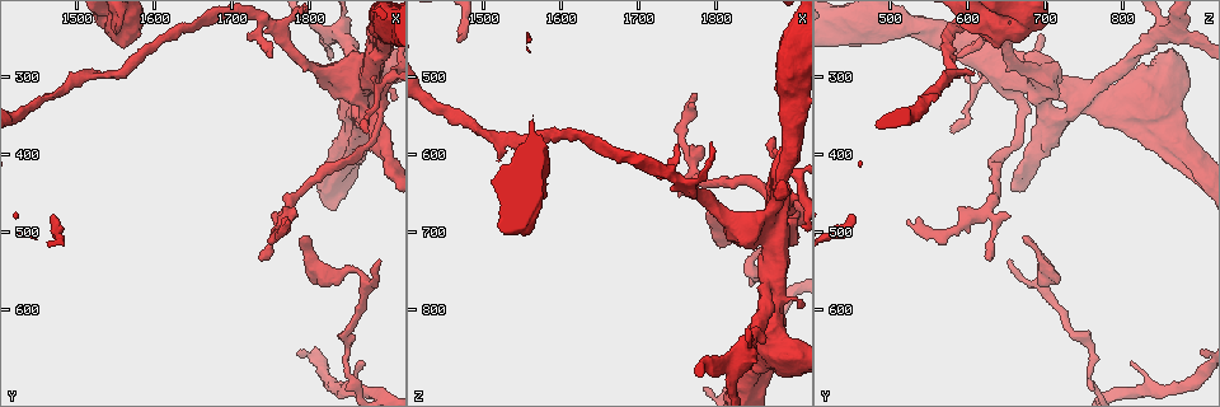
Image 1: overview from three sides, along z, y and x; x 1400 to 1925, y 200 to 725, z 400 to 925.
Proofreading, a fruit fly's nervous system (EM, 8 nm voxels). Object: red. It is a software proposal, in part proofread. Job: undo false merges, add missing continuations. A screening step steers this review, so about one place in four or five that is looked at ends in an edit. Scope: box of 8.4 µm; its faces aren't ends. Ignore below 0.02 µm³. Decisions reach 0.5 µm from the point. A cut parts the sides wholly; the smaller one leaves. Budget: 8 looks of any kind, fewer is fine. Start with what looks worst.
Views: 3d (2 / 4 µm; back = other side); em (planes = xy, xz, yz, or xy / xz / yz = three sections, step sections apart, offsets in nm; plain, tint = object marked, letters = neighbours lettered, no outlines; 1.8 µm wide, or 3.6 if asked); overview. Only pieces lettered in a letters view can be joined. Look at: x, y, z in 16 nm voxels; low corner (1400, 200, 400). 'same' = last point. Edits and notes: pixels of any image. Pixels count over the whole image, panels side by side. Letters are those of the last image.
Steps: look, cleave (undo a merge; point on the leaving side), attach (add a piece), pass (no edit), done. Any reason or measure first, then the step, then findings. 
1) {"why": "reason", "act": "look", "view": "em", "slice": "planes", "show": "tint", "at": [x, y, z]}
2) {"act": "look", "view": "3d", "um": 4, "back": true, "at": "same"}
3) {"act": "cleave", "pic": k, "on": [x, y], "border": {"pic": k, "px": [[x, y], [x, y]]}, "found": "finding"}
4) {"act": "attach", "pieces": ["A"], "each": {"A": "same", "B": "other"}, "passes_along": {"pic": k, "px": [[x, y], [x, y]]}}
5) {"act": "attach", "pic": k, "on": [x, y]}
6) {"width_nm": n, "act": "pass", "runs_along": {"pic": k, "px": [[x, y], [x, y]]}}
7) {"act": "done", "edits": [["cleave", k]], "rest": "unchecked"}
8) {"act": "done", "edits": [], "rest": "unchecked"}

{"why": "four arms meet", "act": "look", "view": "em", "um": 3.6, "slice": "planes", "show": "tint", "at": [1820, 245, 870]}

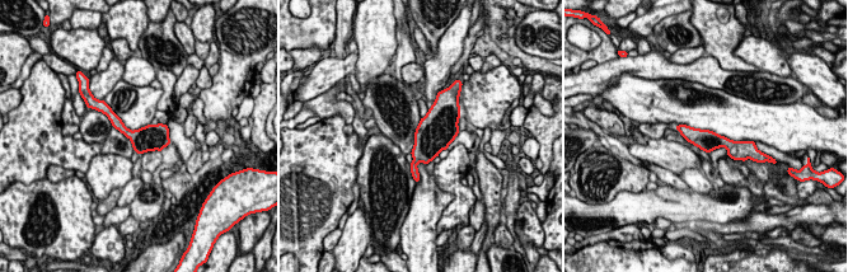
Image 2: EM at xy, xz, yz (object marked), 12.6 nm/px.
{"act": "look", "view": "em", "um": 3.6, "slice": "planes", "show": "letters", "at": "same"}

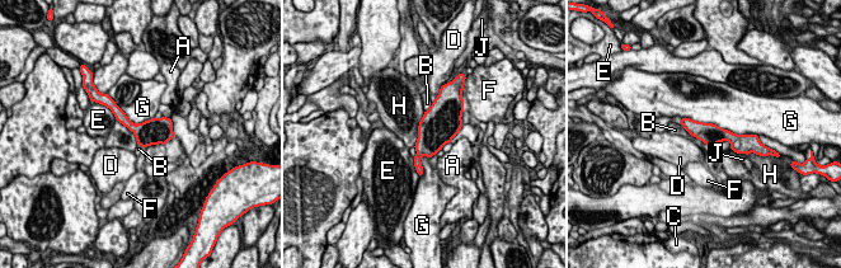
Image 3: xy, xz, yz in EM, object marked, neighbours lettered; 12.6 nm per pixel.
{"act": "pass", "each": {"A": "other", "B": "other", "C": "other", "D": "other", "E": "other", "F": "other", "G": "other", "H": "other", "J": "other"}, "found": "one neuron here"}

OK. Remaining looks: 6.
{"why": "abrupt turn", "act": "look", "view": "3d", "um": 4, "back": true, "at": [1870, 300, 685]}

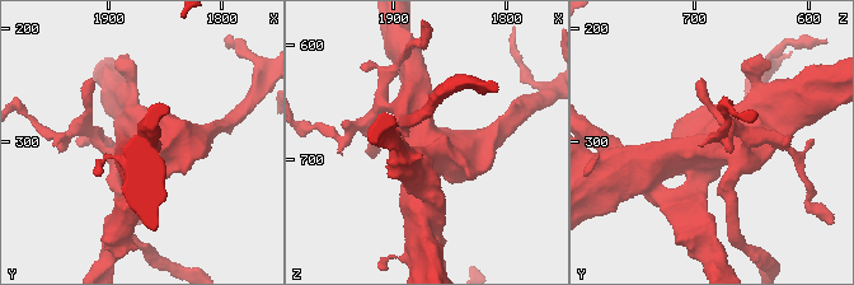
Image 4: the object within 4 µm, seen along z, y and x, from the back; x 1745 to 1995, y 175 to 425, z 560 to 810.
{"act": "look", "view": "em", "um": 3.6, "slice": "planes", "show": "tint", "at": [1872, 304, 682]}

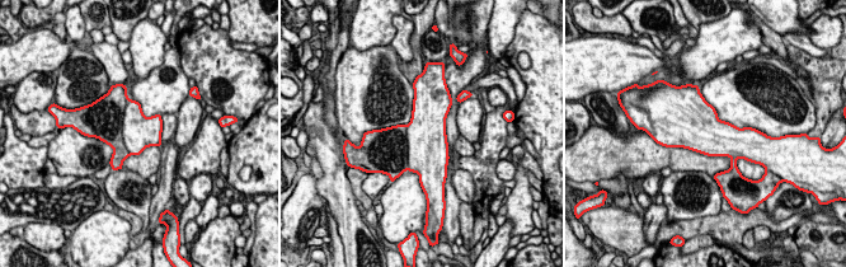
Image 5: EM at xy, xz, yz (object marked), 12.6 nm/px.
{"act": "look", "view": "em", "um": 3.6, "slice": "planes", "show": "letters", "at": "same"}

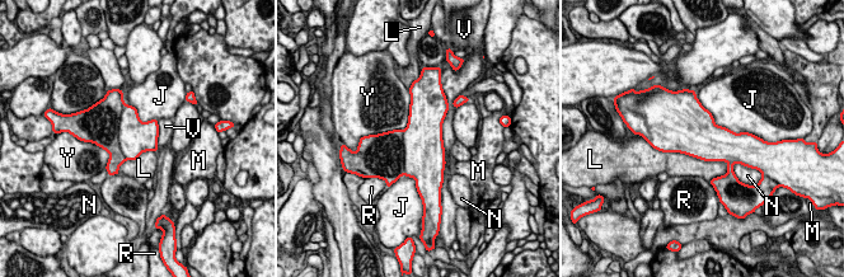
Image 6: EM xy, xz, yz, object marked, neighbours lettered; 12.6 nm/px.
{"act": "cleave", "pic": 6, "on": [701, 131], "each": {"J": "other", "L": "other", "M": "other", "N": "other", "R": "other", "V": "other", "Y": "other"}, "border": {"pic": 6, "px": [[722, 127], [717, 154], [661, 149]]}, "found": "two neurons meet here"}

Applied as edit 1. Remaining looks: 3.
{"why": "thick end", "act": "look", "view": "3d", "um": 2, "at": [1560, 255, 665]}

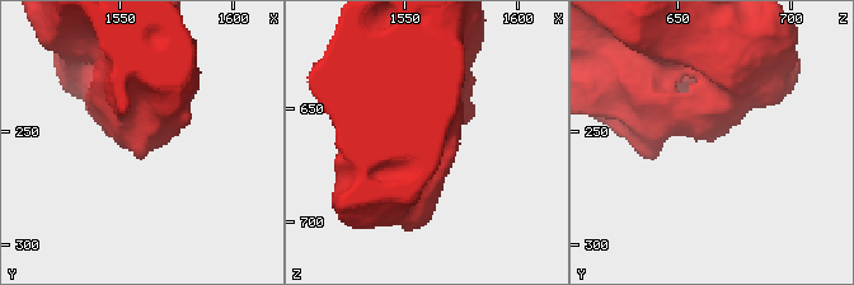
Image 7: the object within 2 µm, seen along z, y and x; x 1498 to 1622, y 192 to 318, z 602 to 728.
{"act": "look", "view": "em", "slice": "planes", "show": "letters", "at": "same"}

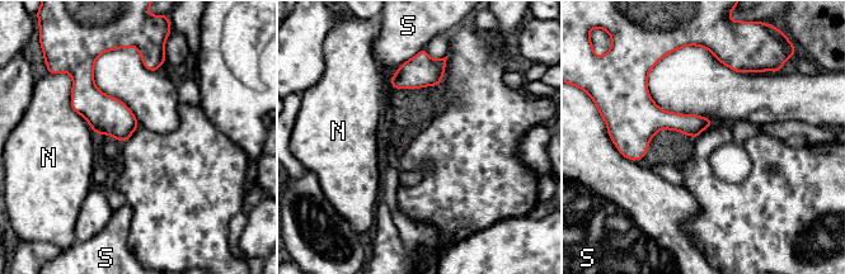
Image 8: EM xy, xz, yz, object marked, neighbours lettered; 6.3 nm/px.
{"act": "pass", "each": {"N": "other", "S": "other"}, "border": {"pic": 8, "px": [[71, 81], [70, 105], [94, 131]]}, "found": "no lettered piece goes on from it"}

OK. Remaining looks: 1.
{"act": "done", "edits": [["cleave", 6]], "rest": "unchecked"}

